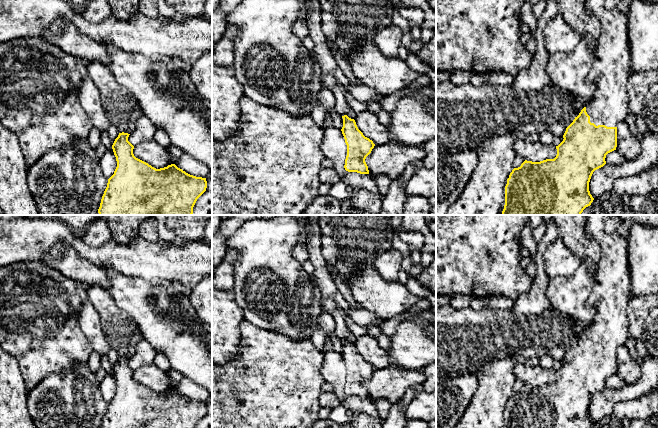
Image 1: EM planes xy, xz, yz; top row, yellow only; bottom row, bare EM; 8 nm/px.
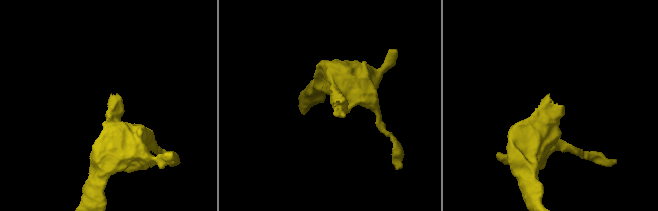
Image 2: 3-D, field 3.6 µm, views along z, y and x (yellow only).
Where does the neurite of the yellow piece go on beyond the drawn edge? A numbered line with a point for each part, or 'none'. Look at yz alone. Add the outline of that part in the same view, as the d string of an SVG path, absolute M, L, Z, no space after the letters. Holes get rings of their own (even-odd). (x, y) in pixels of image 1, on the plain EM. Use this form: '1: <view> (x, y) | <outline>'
1: yz (609, 330) | M586 215L587 235L599 246L591 293L596 312L585 330L590 346L596 350L617 351L629 335L628 239L618 233L619 225L618 215Z

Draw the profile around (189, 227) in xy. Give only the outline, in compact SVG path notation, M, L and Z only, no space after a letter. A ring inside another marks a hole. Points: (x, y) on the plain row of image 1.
M167 215L166 227L176 234L176 238L200 241L212 215Z

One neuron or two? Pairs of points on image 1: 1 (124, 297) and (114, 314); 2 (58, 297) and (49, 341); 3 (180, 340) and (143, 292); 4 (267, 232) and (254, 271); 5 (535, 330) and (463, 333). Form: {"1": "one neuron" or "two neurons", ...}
{"1": "two neurons", "2": "one neuron", "3": "one neuron", "4": "one neuron", "5": "one neuron"}

